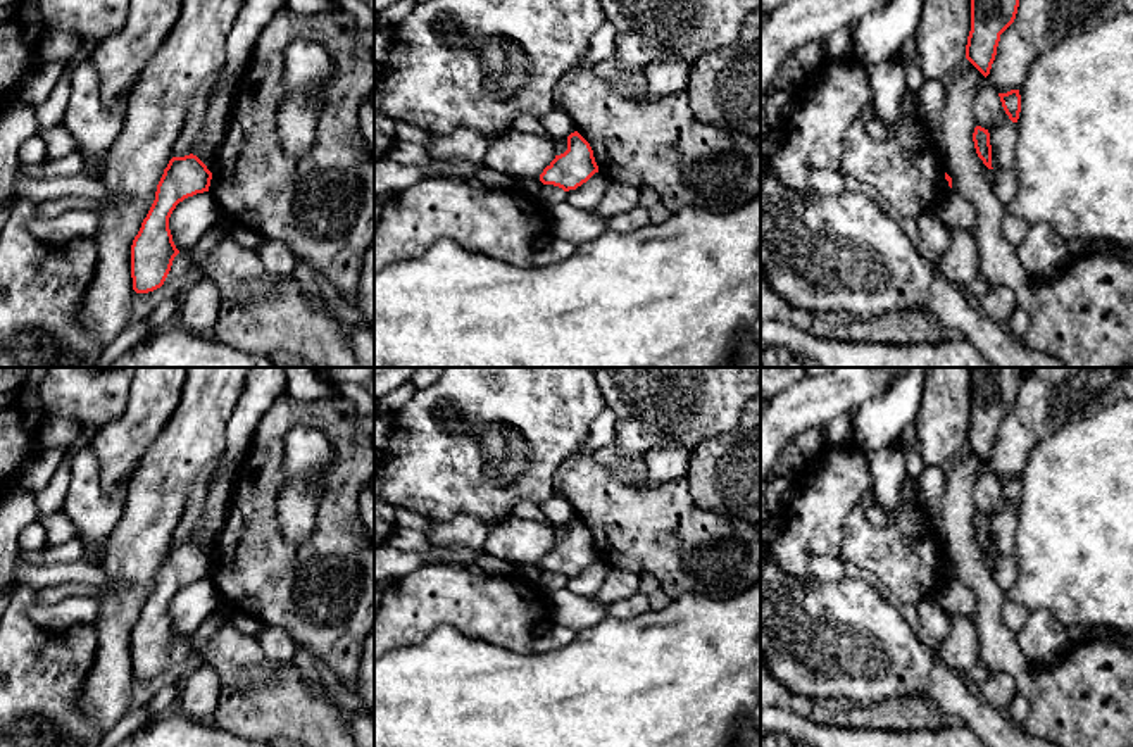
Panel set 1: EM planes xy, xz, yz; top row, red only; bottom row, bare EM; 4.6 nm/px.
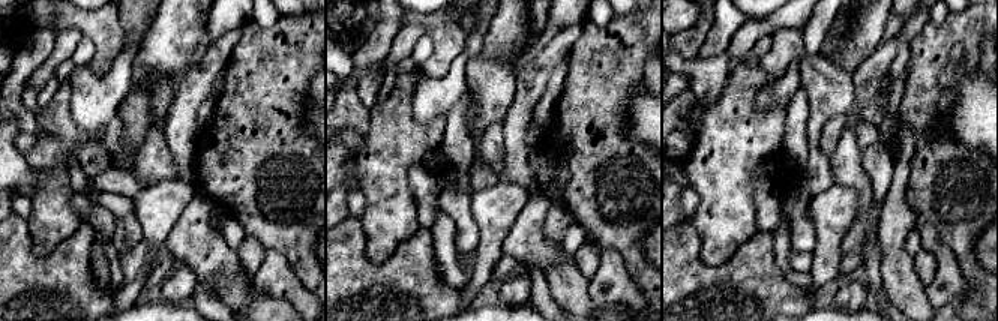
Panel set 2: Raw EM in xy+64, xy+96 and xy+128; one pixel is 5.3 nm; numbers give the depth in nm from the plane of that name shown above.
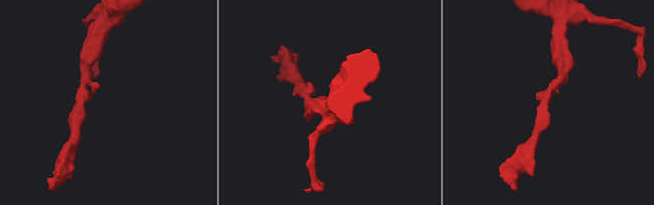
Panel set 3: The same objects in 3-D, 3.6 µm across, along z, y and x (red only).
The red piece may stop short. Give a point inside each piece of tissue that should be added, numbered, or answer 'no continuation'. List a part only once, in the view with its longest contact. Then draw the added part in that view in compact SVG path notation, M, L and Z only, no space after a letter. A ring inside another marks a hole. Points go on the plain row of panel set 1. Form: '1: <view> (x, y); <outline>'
no continuation

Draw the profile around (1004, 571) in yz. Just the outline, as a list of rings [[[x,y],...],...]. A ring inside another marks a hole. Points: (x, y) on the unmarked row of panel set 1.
[[[1012,554],[993,556],[992,576],[1002,592],[1007,592],[1014,587],[1017,580],[1017,566]]]

